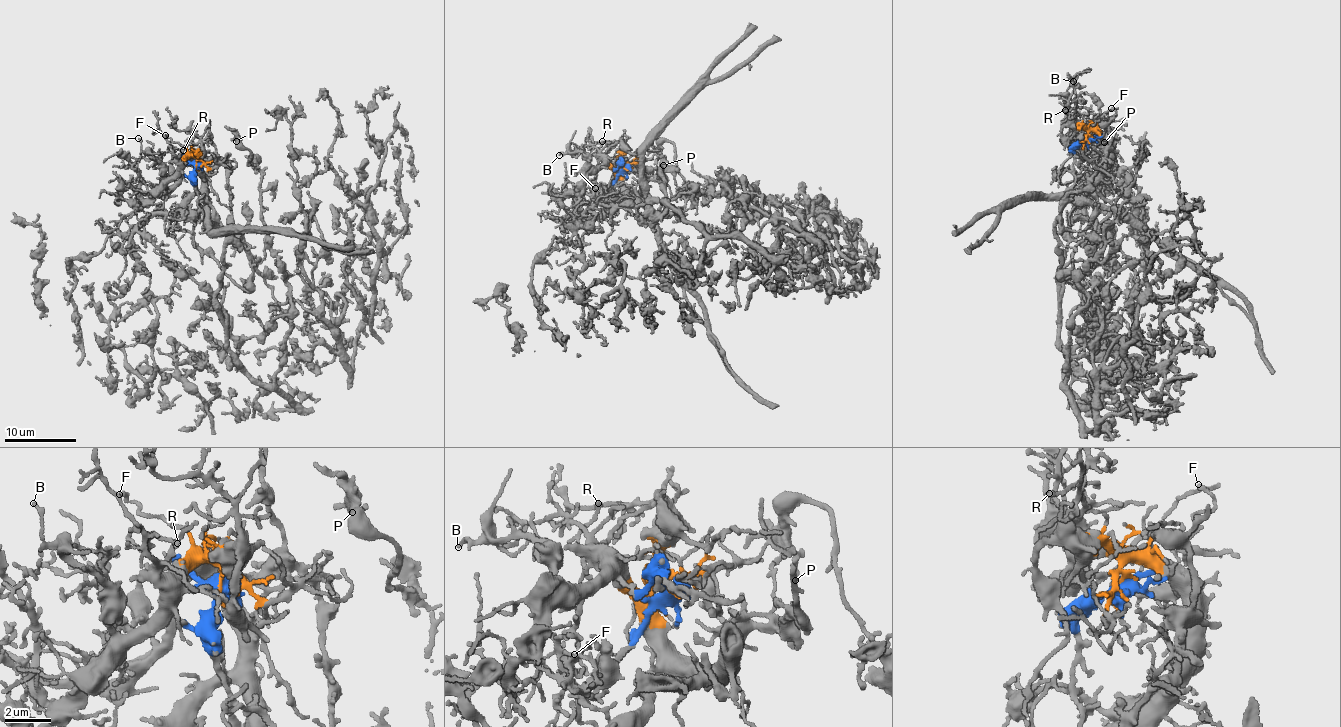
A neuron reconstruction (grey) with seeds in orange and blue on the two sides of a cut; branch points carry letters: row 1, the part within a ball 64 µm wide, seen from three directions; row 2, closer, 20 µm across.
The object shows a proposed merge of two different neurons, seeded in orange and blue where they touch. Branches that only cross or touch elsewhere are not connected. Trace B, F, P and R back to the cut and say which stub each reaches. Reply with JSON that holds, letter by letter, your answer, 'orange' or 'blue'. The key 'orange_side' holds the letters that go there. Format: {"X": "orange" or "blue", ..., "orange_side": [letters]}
{"B": "orange", "F": "orange", "P": "blue", "R": "orange", "orange_side": ["B", "F", "R"]}

